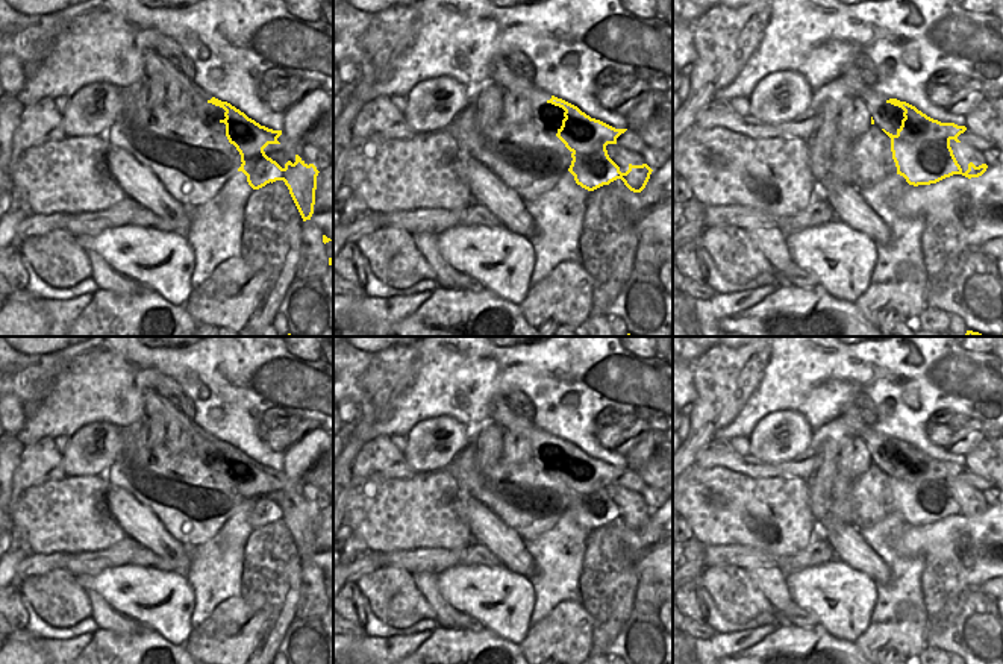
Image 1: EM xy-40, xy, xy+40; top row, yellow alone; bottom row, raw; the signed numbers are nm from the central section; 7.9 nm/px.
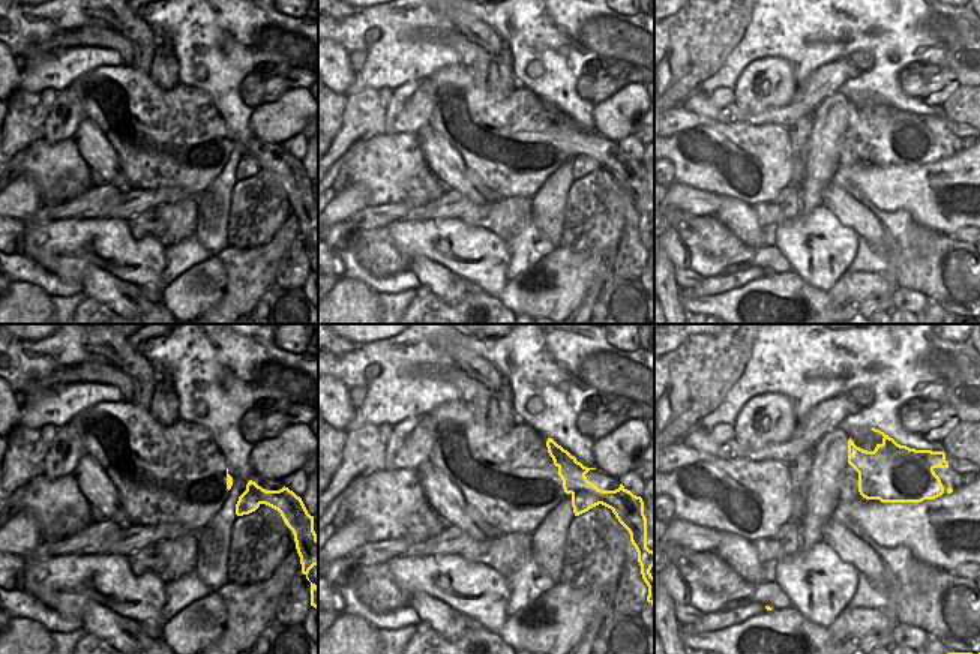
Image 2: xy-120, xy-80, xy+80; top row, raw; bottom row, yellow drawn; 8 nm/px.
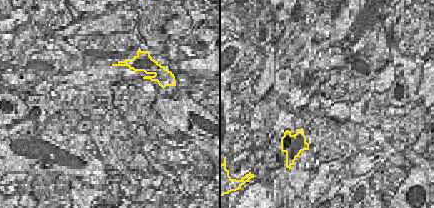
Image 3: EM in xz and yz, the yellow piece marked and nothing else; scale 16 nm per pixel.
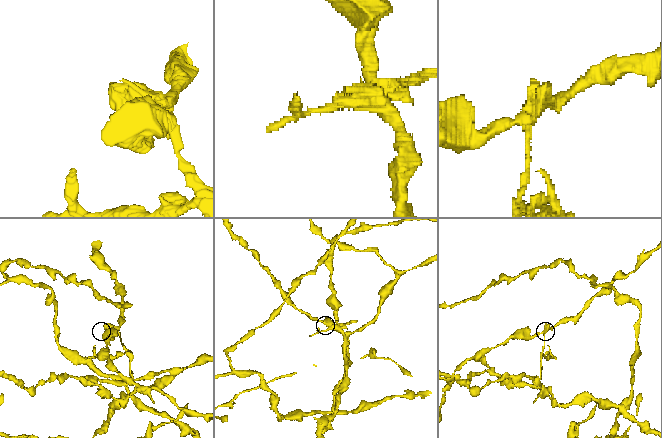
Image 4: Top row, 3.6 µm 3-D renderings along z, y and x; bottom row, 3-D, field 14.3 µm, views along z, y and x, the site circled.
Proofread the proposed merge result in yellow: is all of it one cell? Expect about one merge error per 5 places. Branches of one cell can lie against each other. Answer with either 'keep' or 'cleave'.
cleave

